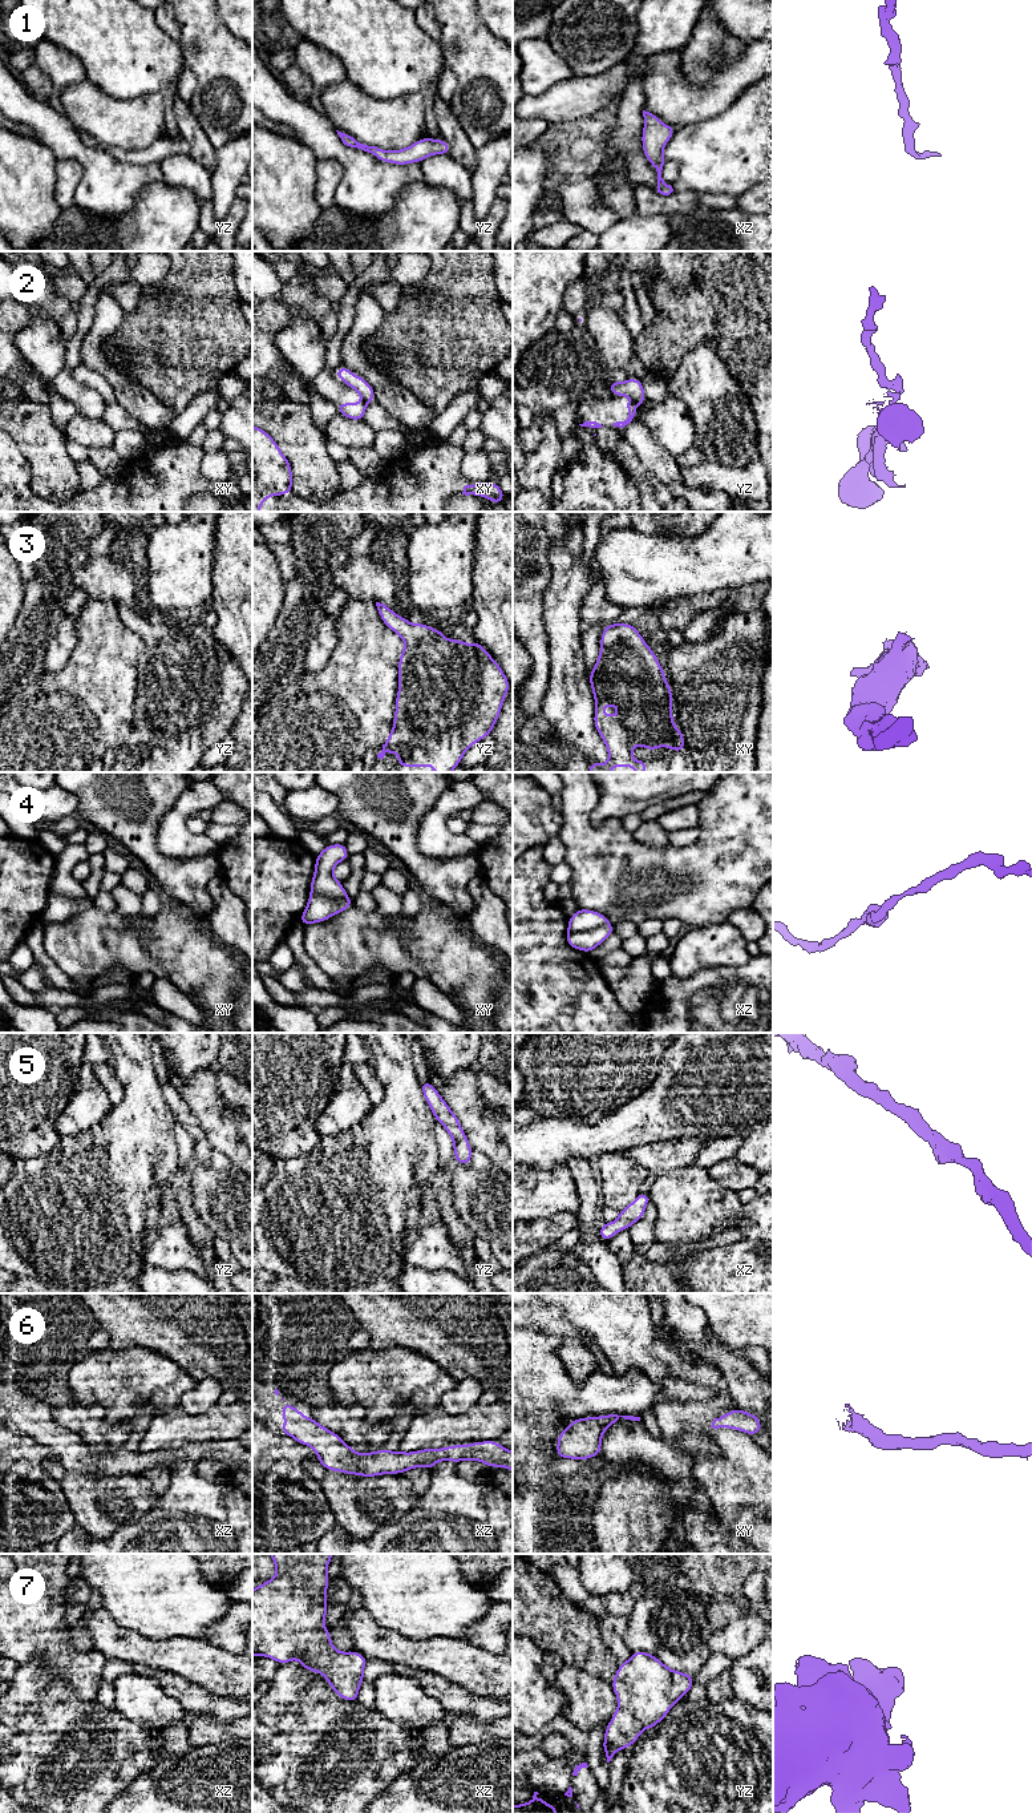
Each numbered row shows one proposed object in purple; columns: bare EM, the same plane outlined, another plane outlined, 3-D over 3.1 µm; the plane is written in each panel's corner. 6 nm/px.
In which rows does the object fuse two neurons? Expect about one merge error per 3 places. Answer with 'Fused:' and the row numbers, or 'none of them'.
Fused: 2, 4

